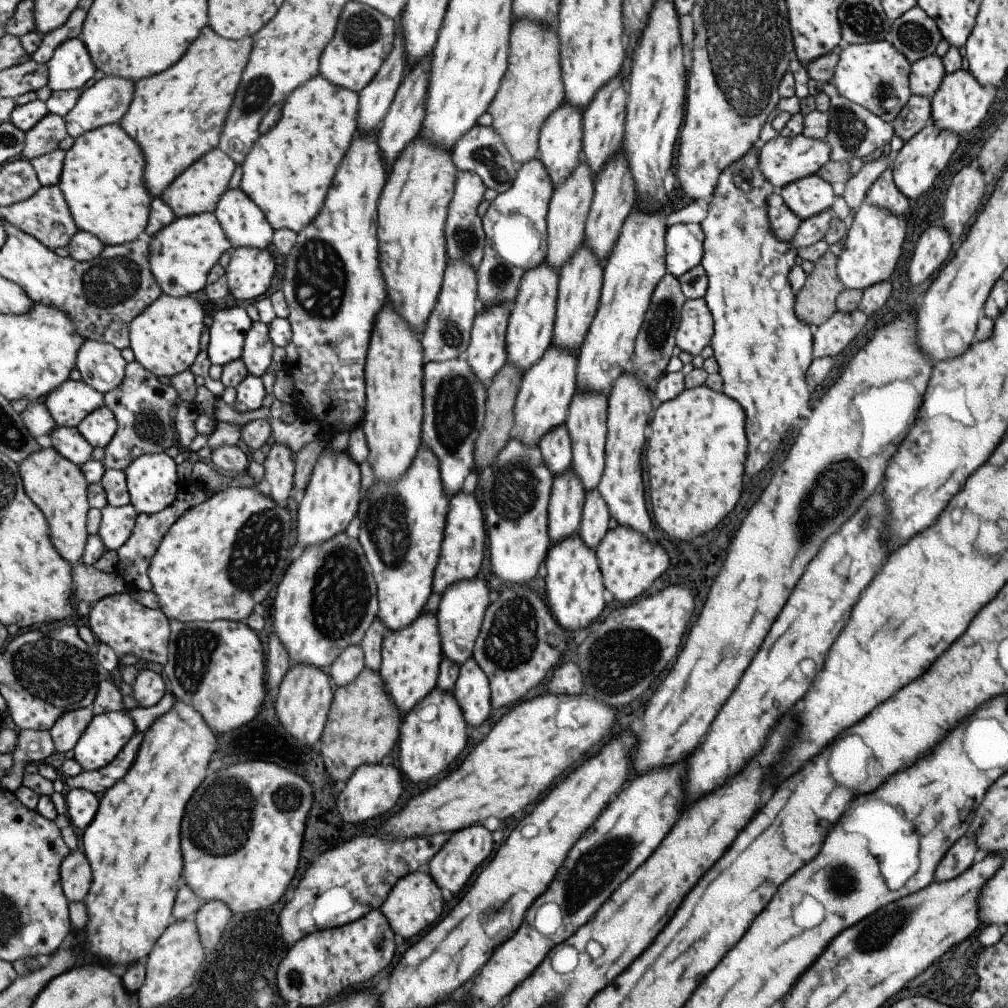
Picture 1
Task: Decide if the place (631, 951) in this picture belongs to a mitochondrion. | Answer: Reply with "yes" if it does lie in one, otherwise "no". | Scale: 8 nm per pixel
no

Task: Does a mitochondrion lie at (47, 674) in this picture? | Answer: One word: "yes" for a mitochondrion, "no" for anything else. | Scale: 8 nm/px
yes

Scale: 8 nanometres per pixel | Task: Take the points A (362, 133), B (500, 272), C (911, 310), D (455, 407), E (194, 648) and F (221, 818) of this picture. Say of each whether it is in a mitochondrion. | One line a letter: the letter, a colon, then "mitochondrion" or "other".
A: other
B: mitochondrion
C: other
D: mitochondrion
E: mitochondrion
F: mitochondrion

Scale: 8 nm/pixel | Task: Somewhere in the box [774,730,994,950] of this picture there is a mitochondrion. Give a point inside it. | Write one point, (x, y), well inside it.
(841, 881)

